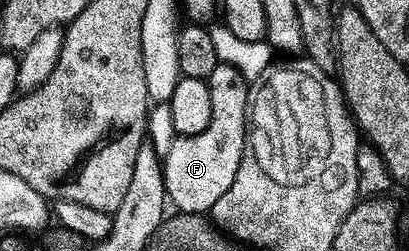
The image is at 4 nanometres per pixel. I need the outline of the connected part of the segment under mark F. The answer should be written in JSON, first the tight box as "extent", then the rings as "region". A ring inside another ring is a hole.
{"extent":[164,73,252,215],"region":[[[216,73],[208,79],[212,92],[212,124],[208,124],[207,130],[200,135],[182,137],[182,146],[171,150],[171,154],[164,159],[167,199],[175,211],[184,214],[209,215],[216,200],[232,188],[246,154],[252,90],[242,80],[222,83],[222,77],[221,73]]]}

